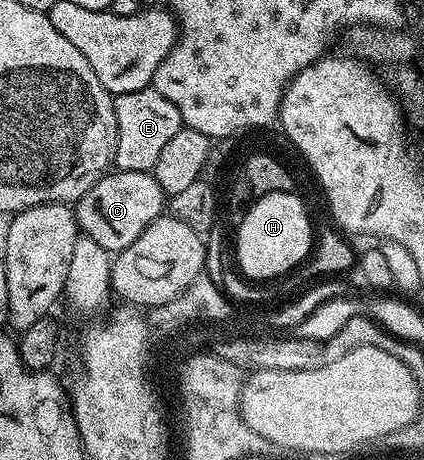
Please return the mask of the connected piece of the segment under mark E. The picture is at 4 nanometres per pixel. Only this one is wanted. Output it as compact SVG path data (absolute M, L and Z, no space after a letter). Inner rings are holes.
M152 88L118 94L113 99L113 107L117 125L113 166L127 172L152 171L155 160L159 160L159 155L171 140L171 136L183 129L179 108L175 108L175 104L167 100L167 96L159 96L159 92Z

